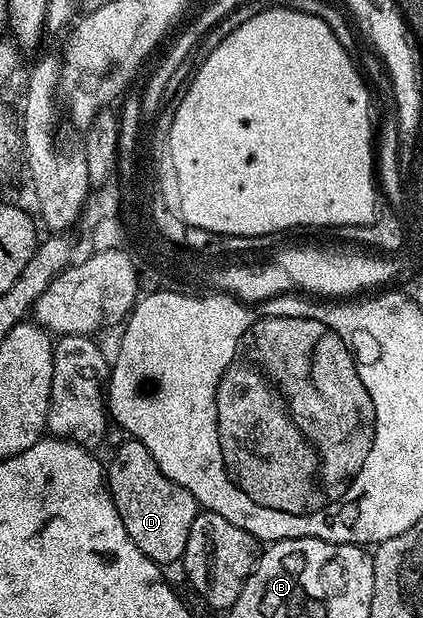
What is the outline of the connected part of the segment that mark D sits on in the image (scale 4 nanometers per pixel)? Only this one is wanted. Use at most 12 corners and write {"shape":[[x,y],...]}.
{"shape":[[138,439],[107,459],[127,537],[184,560],[199,504]]}

